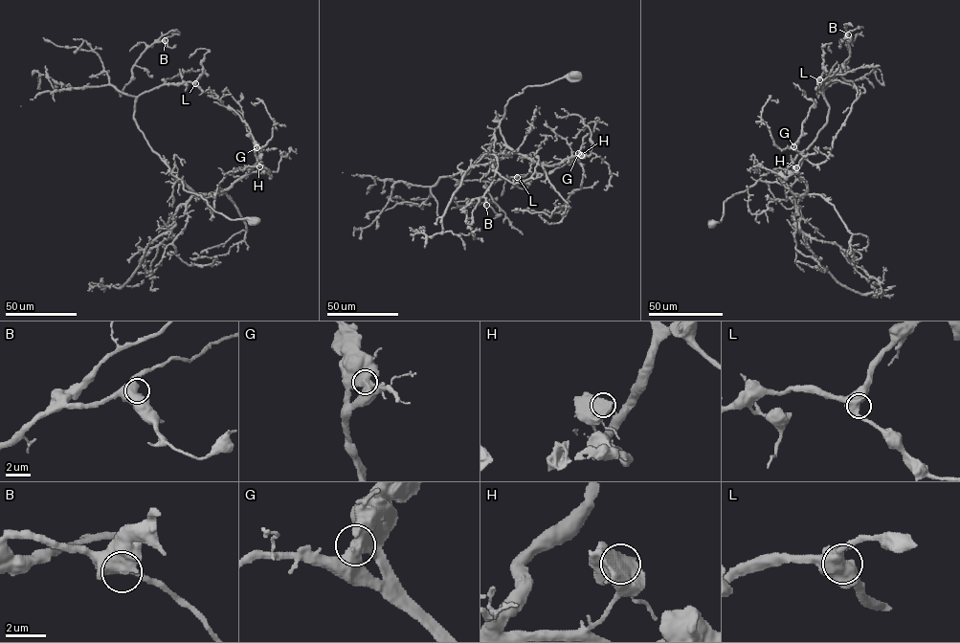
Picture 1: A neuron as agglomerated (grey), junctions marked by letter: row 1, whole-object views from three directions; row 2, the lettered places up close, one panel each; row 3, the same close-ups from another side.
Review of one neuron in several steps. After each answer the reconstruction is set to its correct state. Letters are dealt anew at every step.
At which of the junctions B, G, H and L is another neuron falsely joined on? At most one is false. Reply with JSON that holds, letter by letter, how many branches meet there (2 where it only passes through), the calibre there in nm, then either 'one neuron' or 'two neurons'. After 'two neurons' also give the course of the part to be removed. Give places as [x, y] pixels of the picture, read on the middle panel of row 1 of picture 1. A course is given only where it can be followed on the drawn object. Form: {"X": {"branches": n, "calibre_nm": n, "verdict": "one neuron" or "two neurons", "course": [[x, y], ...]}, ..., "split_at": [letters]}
{"B": {"branches": 2, "calibre_nm": 650, "verdict": "one neuron"}, "G": {"branches": 2, "calibre_nm": 650, "verdict": "one neuron"}, "H": {"branches": 2, "calibre_nm": 650, "verdict": "one neuron"}, "L": {"branches": 2, "calibre_nm": 700, "verdict": "one neuron"}, "split_at": []}

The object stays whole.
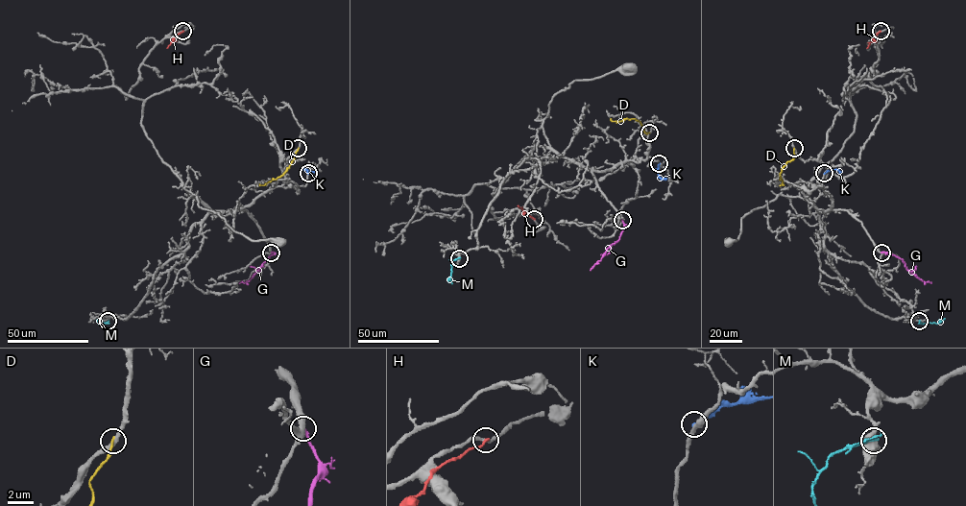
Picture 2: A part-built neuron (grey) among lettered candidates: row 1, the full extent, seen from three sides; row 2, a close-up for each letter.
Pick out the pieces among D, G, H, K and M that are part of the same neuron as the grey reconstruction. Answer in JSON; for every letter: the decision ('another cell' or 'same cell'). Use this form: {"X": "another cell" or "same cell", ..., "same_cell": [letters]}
{"D": "another cell", "G": "same cell", "H": "another cell", "K": "another cell", "M": "another cell", "same_cell": ["G"]}

